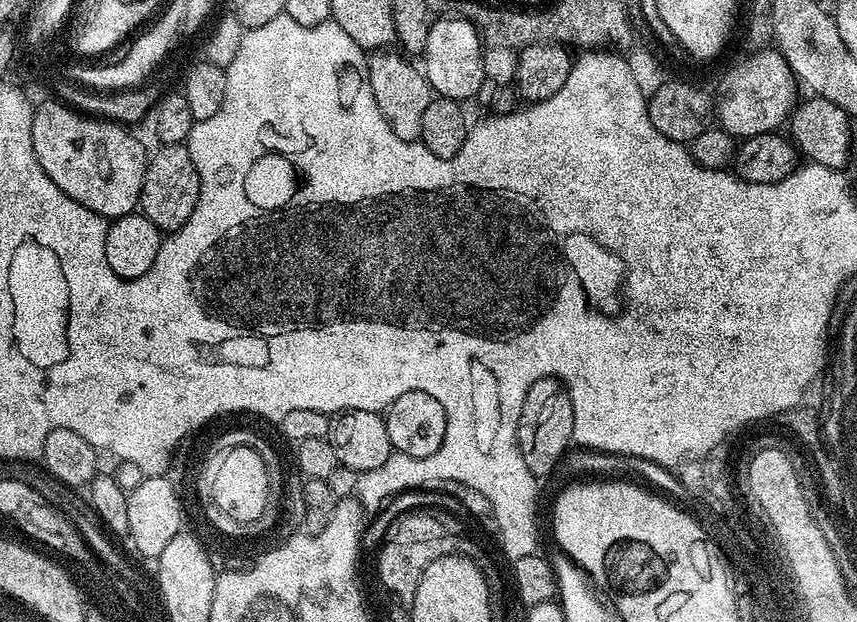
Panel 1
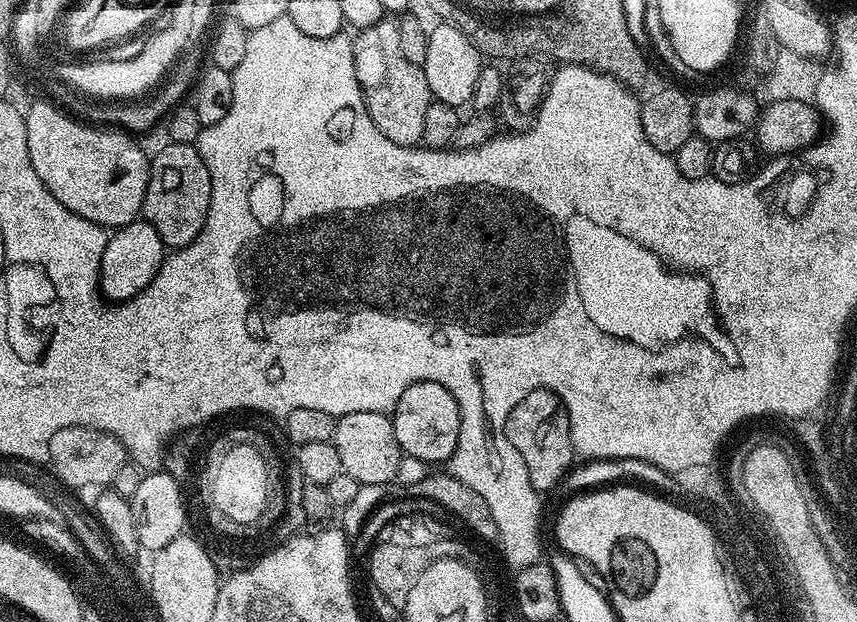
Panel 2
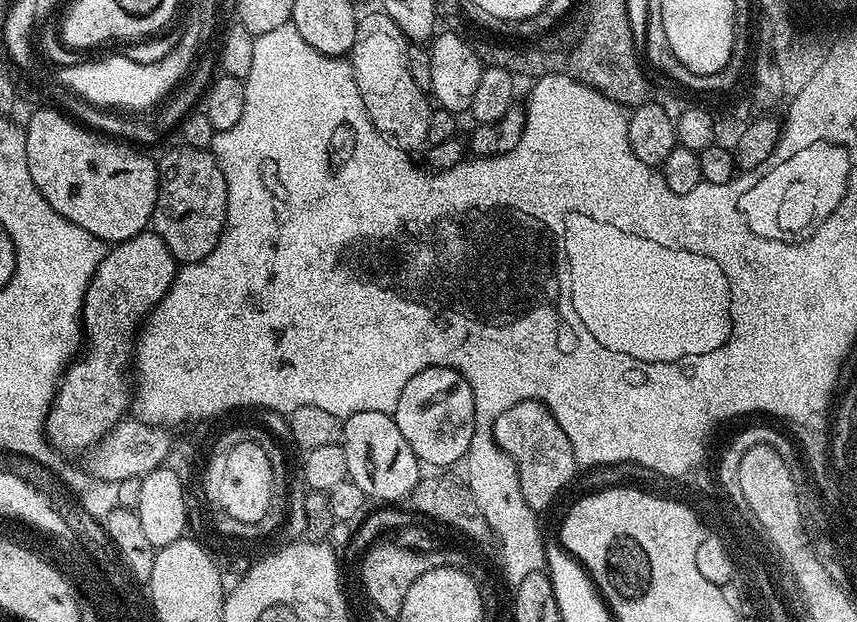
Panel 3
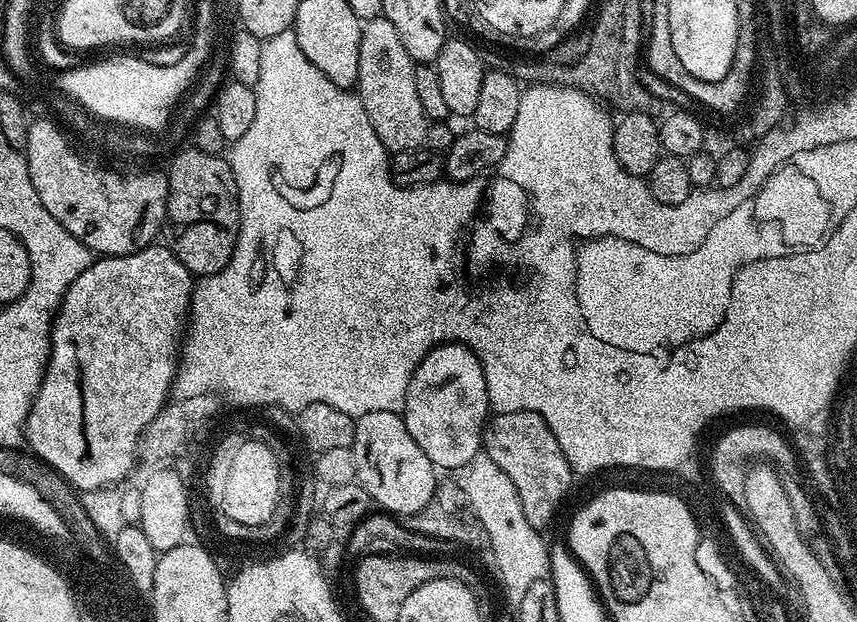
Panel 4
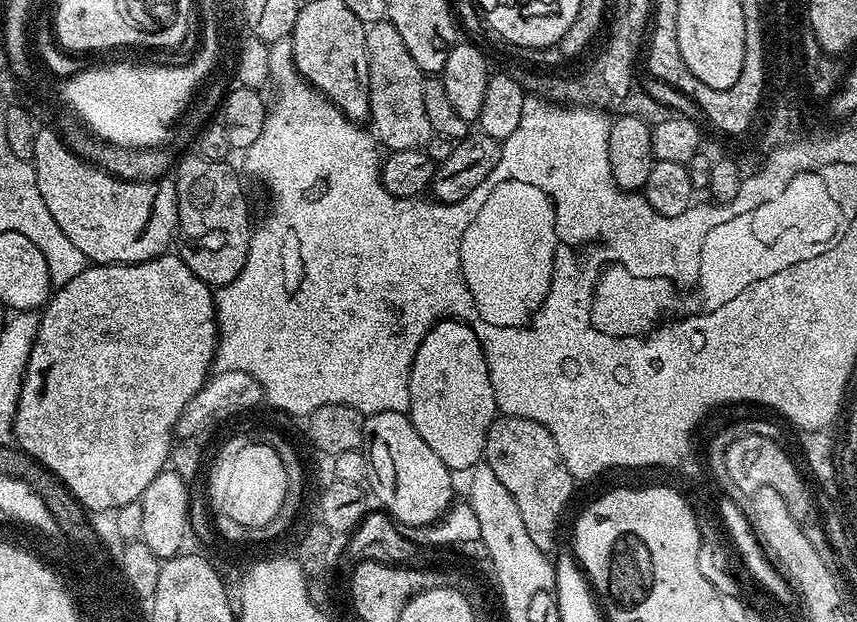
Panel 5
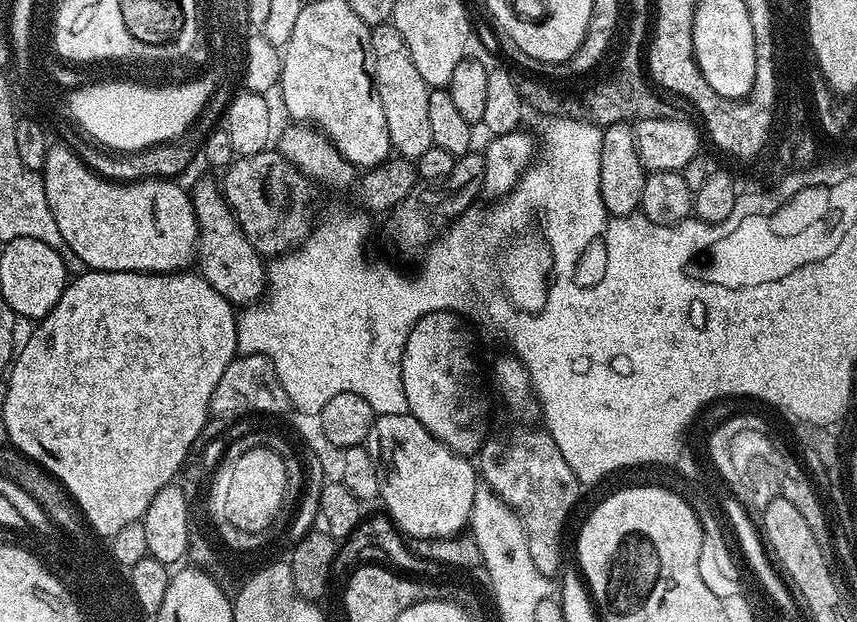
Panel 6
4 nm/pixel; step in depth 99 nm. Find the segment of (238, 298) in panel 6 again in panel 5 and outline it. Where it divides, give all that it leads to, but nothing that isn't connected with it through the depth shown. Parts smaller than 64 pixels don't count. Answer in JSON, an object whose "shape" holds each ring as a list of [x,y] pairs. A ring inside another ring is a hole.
{"shape":[[[191,155],[174,168],[178,236],[184,239],[184,249],[179,249],[178,255],[204,284],[223,286],[238,278],[246,262],[254,220],[248,217],[248,200],[240,185],[241,173],[236,173],[228,160]]]}

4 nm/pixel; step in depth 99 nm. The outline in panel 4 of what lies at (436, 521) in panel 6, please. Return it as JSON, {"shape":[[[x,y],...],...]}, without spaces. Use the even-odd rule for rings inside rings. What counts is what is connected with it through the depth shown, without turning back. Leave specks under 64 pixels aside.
{"shape":[[[399,411],[367,412],[355,417],[356,429],[351,449],[354,454],[356,480],[368,491],[373,505],[380,504],[385,513],[405,518],[422,510],[438,485],[437,469],[422,454],[422,446],[410,438]]]}

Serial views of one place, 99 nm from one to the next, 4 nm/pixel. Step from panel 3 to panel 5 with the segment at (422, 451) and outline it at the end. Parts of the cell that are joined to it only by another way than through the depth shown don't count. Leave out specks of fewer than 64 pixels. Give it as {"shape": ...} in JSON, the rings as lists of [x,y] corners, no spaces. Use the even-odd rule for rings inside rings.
{"shape":[[[440,320],[426,334],[418,346],[408,379],[408,410],[414,430],[422,434],[422,442],[442,458],[442,462],[453,473],[467,473],[481,463],[484,455],[486,434],[498,415],[494,386],[490,382],[488,363],[474,330],[460,320]]]}

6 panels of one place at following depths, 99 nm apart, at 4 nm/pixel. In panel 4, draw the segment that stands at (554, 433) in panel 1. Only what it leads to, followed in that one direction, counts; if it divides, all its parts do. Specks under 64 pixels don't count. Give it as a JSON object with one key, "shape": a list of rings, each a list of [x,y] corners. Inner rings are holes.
{"shape":[[[536,412],[495,413],[484,425],[482,452],[514,482],[526,522],[531,528],[544,530],[555,518],[556,511],[559,508],[561,511],[570,486],[568,459],[562,454],[562,446],[558,446],[558,438],[554,438],[548,423]]]}

